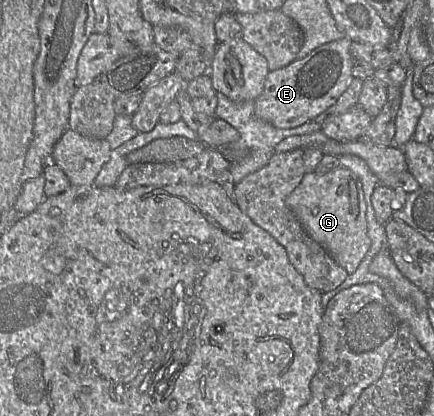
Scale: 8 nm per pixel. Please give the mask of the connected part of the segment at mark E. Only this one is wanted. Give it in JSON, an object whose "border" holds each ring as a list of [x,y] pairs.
{"border":[[[343,37],[319,46],[306,57],[296,59],[285,67],[269,71],[262,93],[254,100],[256,117],[276,128],[295,128],[332,106],[353,79],[352,42],[350,38]]]}

